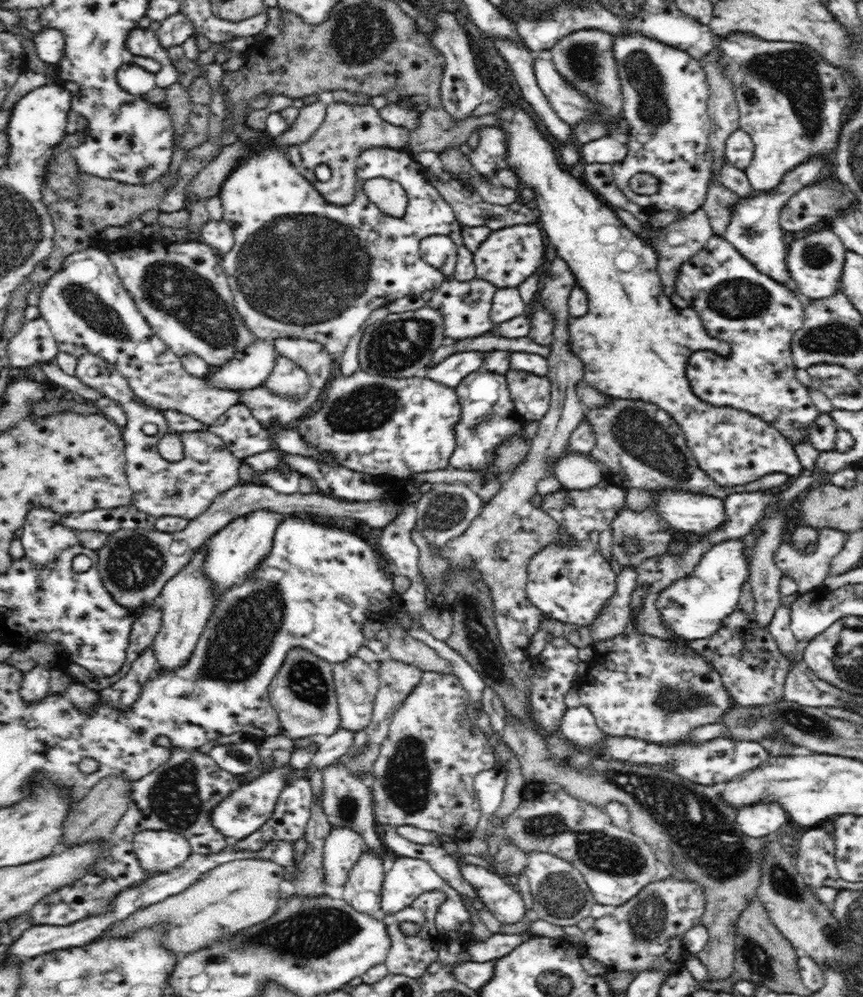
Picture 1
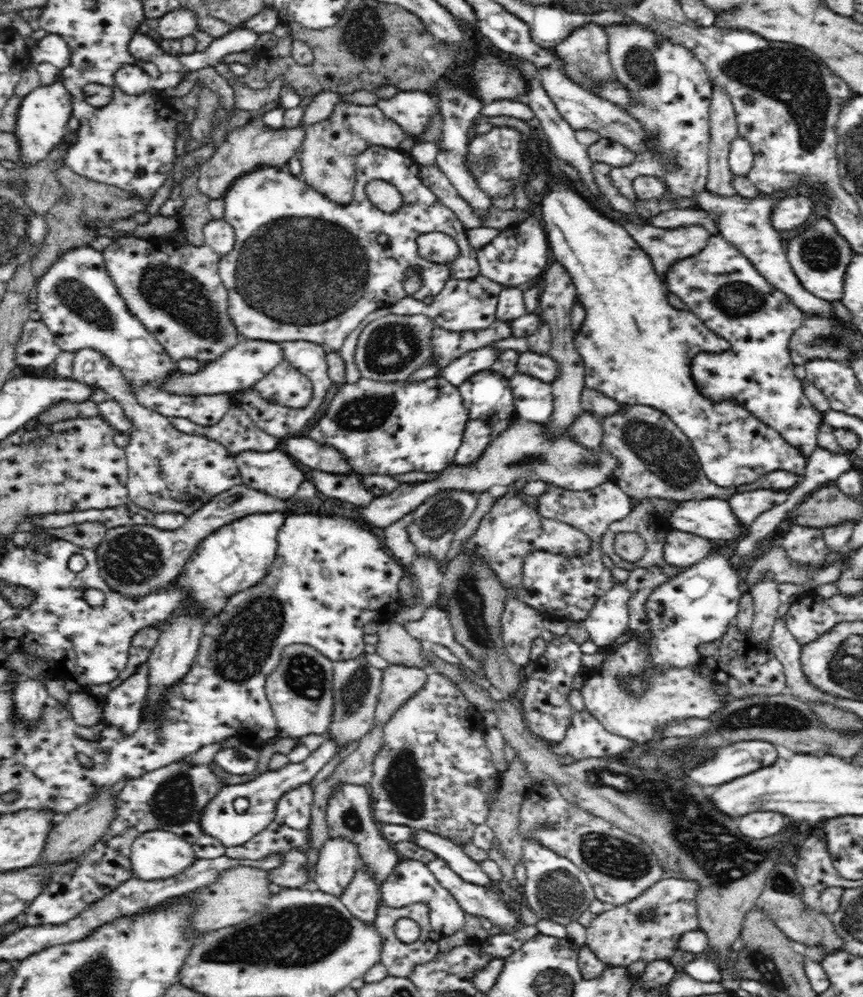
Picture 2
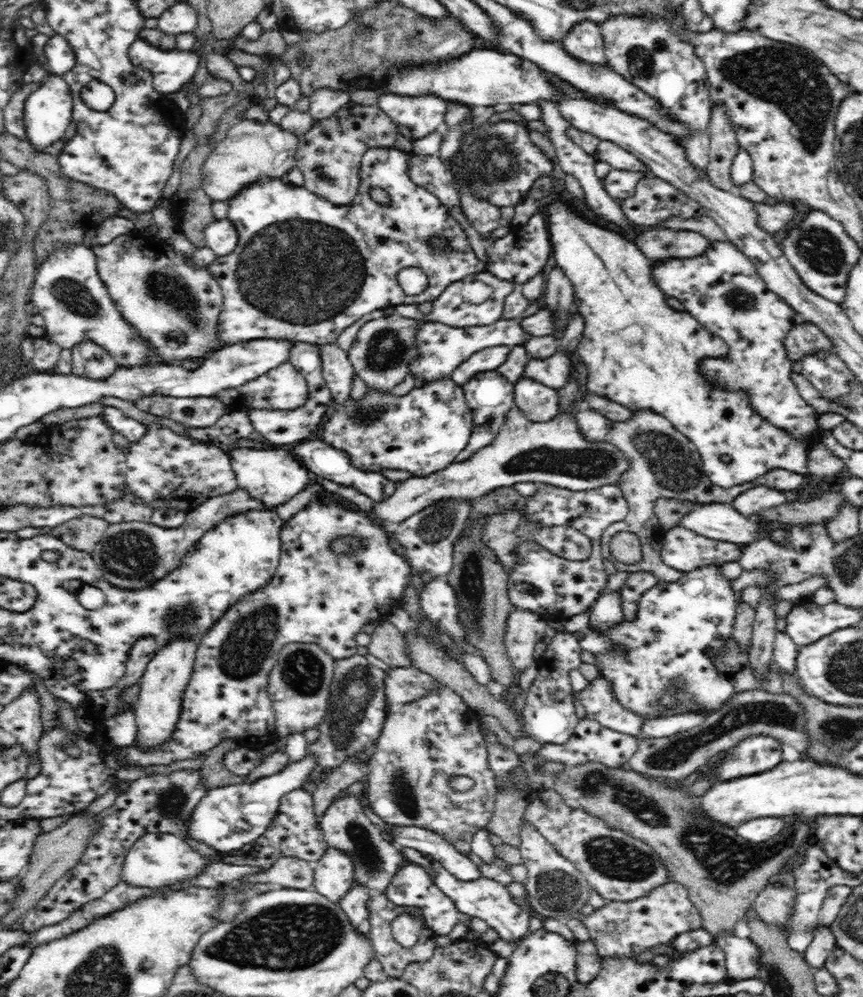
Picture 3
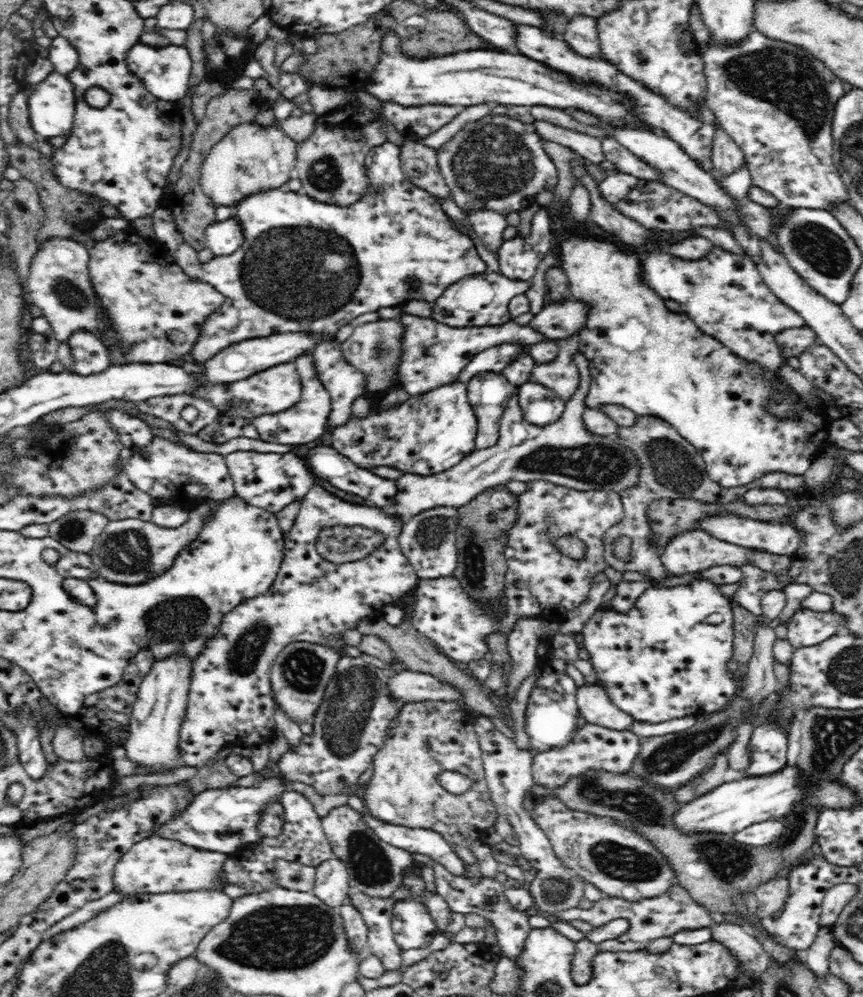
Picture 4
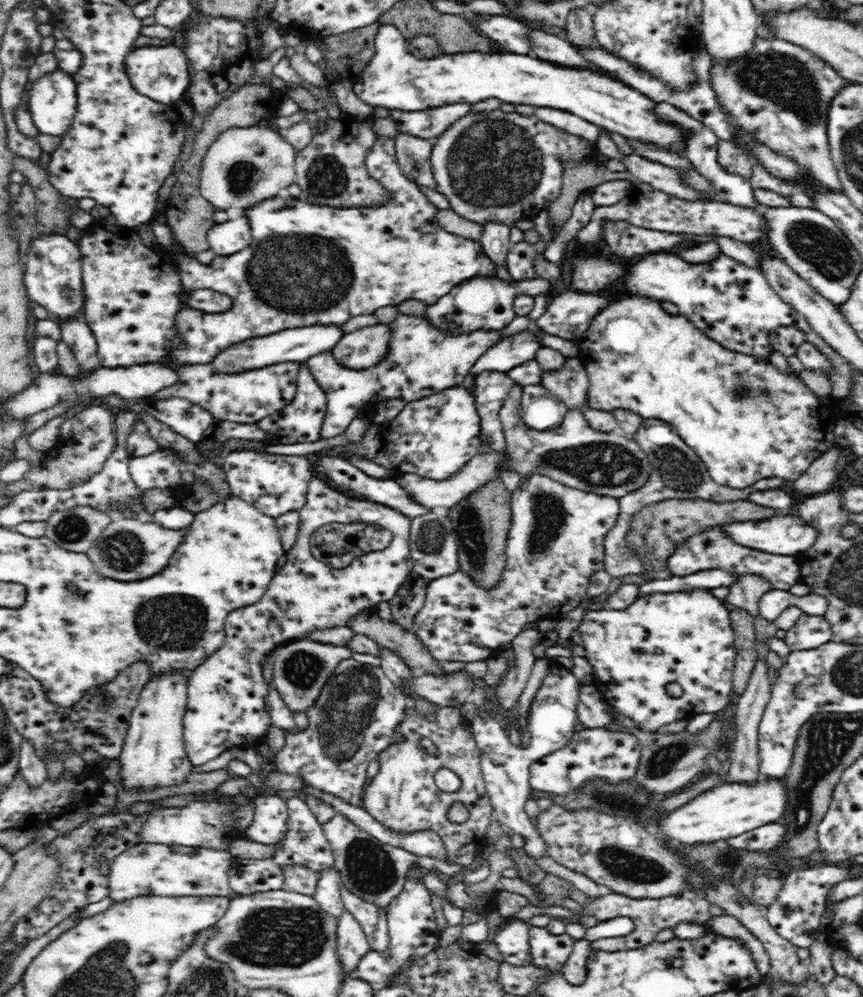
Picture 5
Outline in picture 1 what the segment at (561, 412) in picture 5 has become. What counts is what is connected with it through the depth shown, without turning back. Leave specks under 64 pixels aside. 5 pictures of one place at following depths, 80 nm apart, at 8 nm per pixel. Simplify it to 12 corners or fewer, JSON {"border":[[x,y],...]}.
{"border":[[515,369],[505,378],[521,422],[542,420],[550,380]]}

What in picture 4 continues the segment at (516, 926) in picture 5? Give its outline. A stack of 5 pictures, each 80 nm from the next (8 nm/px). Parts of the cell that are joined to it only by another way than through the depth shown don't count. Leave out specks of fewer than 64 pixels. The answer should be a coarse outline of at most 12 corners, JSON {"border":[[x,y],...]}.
{"border":[[414,854],[434,869],[436,891],[452,912],[492,922],[502,956],[516,961],[532,930],[513,910],[504,886],[463,878]]}

